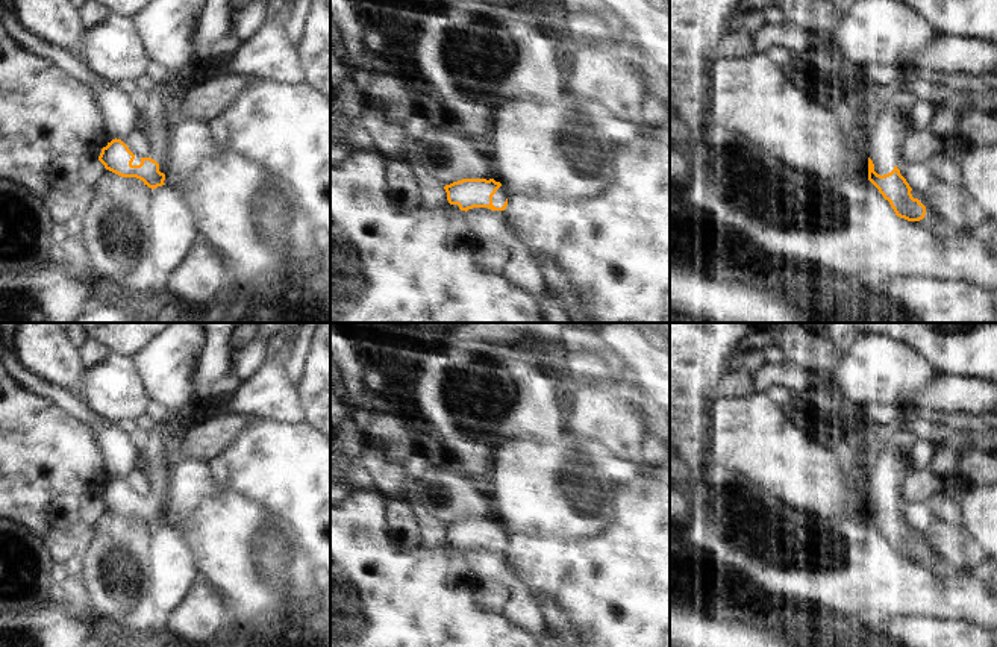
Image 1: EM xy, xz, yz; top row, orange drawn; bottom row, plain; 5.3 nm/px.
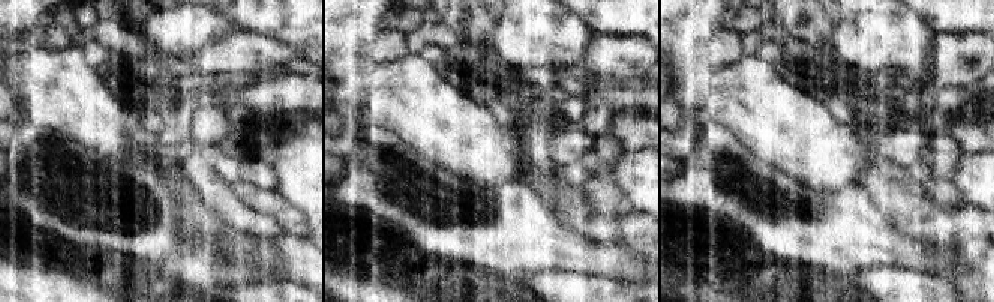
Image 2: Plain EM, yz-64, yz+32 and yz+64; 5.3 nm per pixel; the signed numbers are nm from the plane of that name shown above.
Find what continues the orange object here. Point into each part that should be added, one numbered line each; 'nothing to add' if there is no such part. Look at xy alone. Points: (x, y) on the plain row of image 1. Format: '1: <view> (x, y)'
1: xy (158, 478)

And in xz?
1: xz (500, 535)

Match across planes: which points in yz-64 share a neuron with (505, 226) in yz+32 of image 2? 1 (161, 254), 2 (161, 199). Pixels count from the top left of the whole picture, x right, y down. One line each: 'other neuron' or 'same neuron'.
1: same neuron
2: same neuron

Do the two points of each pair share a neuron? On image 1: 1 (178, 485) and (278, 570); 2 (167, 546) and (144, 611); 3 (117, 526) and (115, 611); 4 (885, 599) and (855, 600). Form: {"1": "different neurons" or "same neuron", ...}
{"1": "same neuron", "2": "different neurons", "3": "same neuron", "4": "same neuron"}

